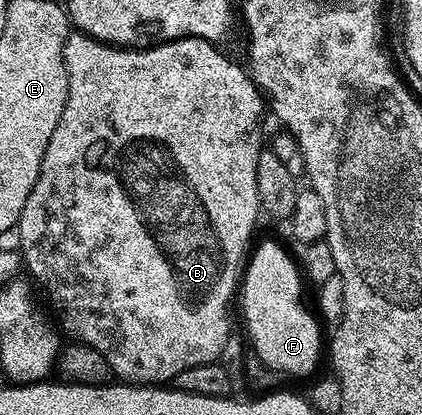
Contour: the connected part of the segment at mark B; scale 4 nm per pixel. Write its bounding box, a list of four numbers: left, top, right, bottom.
[18,30,266,386]

